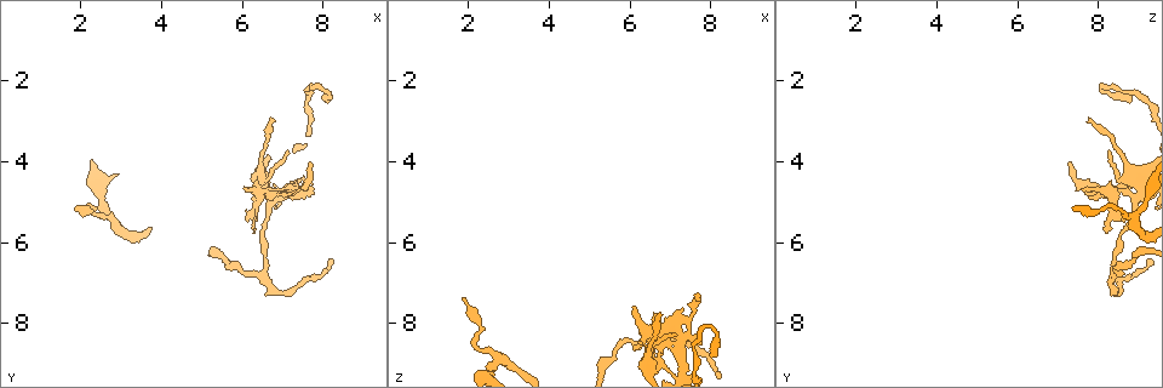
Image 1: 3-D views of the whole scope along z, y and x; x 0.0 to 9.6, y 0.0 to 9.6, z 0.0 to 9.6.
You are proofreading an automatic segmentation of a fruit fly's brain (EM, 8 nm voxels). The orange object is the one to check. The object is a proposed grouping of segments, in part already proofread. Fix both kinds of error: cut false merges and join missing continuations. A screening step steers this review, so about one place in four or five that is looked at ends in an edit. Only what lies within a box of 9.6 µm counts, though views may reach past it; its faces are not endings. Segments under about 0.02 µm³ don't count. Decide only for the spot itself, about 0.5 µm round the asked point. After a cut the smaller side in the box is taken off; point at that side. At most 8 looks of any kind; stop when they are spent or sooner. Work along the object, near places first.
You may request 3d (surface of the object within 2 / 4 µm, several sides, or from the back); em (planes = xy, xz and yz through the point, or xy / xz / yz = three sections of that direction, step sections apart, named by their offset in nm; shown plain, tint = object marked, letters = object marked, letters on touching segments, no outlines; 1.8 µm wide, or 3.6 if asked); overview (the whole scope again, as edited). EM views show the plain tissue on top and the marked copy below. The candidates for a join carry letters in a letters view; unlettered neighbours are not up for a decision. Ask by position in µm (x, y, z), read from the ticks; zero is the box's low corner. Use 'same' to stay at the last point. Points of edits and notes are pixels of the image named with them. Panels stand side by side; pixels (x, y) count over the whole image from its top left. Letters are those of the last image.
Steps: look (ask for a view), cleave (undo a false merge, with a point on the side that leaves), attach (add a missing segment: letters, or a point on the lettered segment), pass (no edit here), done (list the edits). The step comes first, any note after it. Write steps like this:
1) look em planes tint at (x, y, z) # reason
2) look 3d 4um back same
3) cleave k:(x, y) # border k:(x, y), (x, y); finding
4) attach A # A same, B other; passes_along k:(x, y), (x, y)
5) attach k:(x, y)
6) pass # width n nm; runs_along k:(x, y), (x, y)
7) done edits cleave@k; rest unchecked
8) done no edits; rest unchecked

look em planes letters at (2.80, 5.35, 8.95) # abrupt turn

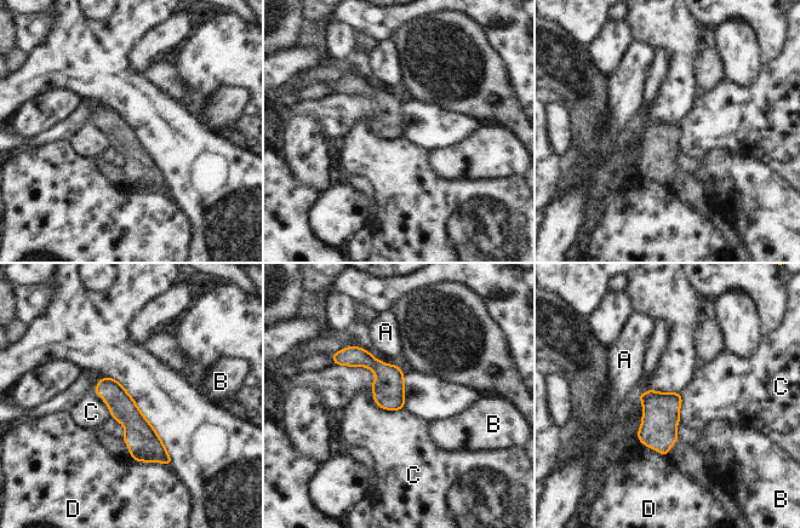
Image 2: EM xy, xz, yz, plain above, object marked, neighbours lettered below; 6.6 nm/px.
pass # width 190 nm; A other, B other, C other, D other; border 2:(370, 389), (378, 406), (403, 409); continuous, no second cell

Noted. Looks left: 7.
look em planes tint at (6.95, 4.80, 8.20) # sudden change in width

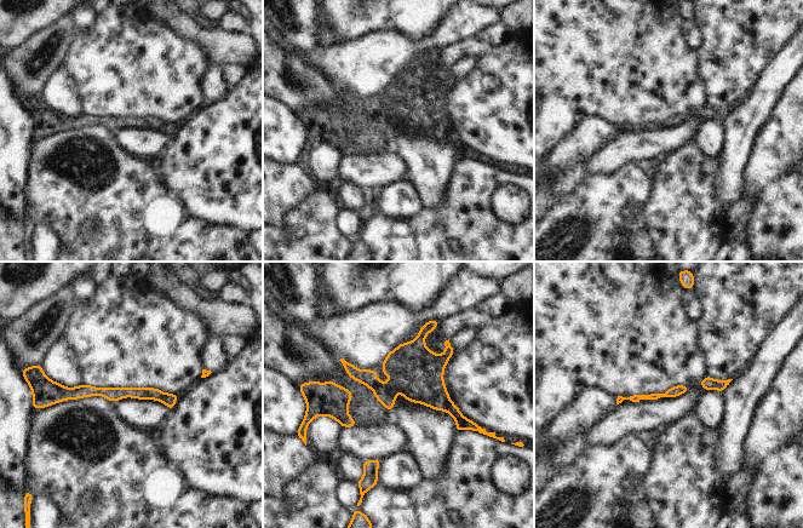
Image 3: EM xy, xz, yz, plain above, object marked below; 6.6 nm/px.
look em planes letters same

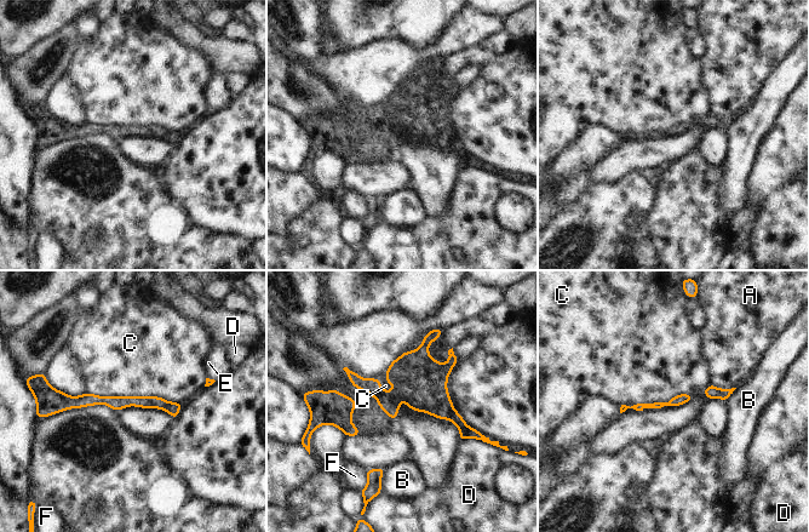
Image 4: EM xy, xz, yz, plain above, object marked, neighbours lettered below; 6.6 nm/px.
pass # longest_contact C 650 nm; A other, B other, C other, D other, E other, F other; runs_along 4:(58, 400), (155, 401), (177, 406); one cell here

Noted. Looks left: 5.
look 3d 2um at (6.60, 6.85, 8.35) # three-way junction

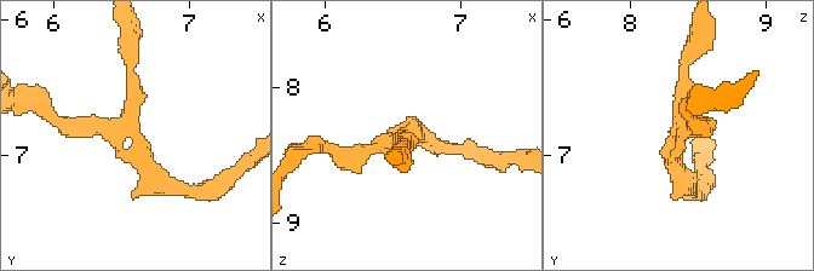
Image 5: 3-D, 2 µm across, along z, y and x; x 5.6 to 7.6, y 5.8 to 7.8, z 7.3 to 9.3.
look em 3.6um xz step 4 tint at (6.56, 6.80, 8.36) # arms 3

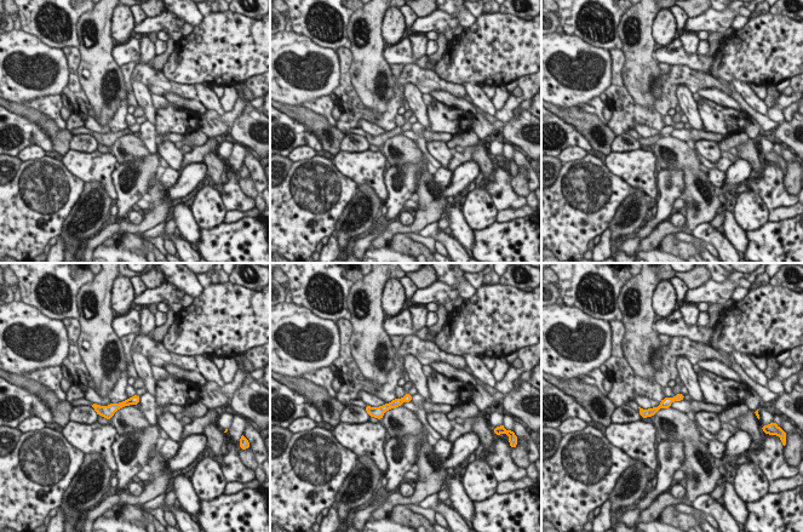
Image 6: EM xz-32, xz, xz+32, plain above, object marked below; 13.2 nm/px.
look em 3.6um planes letters same

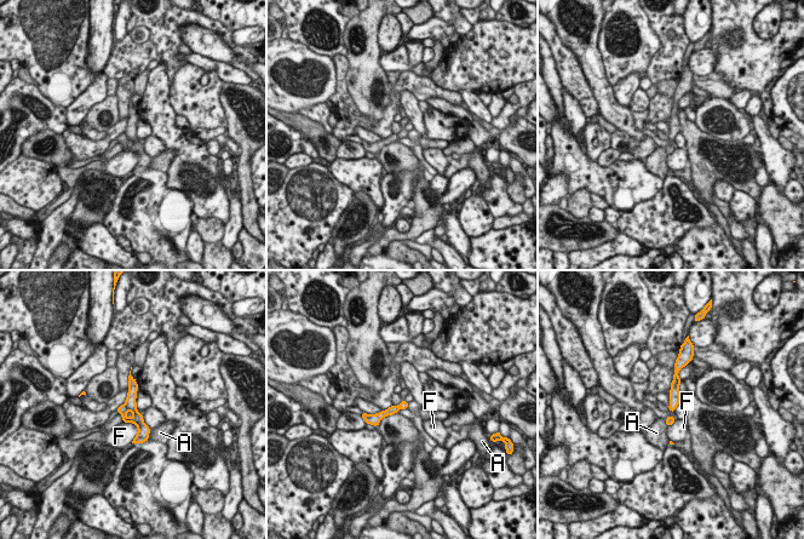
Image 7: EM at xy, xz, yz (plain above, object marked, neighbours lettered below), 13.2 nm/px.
pass # A other, F other; border 7:(124, 422), (137, 429), (130, 443); one cell here

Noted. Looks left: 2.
done no edits; rest unchecked

